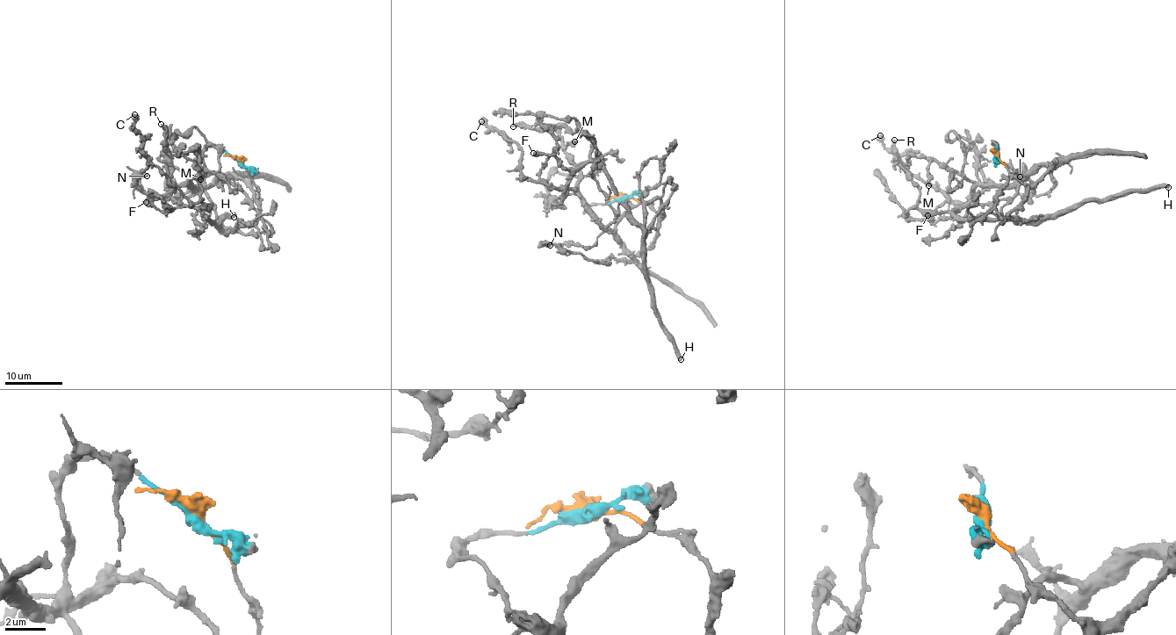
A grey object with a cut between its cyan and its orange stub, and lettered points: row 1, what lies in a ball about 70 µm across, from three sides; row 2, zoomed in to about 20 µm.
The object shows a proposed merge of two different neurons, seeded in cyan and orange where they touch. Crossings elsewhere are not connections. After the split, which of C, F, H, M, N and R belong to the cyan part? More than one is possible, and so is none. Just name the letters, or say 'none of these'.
C, M, R

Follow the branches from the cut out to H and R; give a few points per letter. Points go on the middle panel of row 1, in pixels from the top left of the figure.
H: (623, 198), (644, 203), (660, 216), (664, 214), (659, 198), (645, 205), (643, 260), (652, 306), (681, 359)
R: (623, 198), (589, 205), (602, 226), (578, 191), (578, 165), (561, 137), (554, 130), (513, 126)

